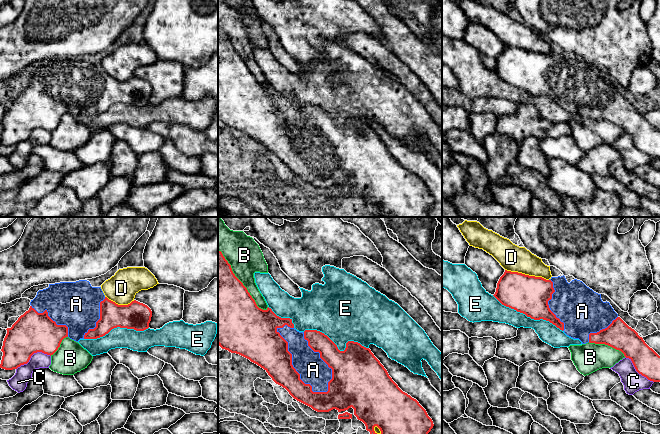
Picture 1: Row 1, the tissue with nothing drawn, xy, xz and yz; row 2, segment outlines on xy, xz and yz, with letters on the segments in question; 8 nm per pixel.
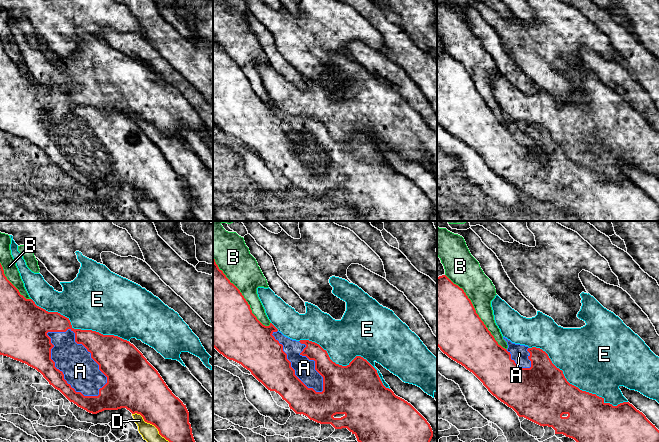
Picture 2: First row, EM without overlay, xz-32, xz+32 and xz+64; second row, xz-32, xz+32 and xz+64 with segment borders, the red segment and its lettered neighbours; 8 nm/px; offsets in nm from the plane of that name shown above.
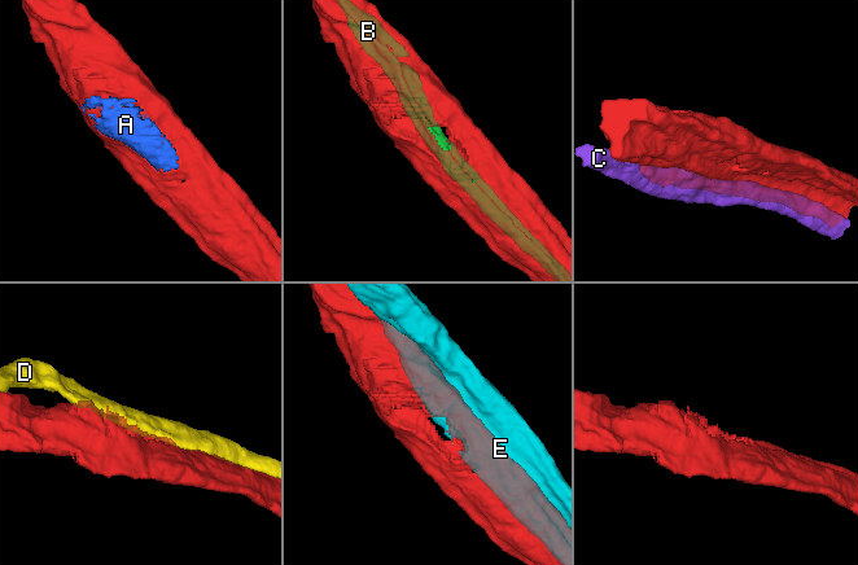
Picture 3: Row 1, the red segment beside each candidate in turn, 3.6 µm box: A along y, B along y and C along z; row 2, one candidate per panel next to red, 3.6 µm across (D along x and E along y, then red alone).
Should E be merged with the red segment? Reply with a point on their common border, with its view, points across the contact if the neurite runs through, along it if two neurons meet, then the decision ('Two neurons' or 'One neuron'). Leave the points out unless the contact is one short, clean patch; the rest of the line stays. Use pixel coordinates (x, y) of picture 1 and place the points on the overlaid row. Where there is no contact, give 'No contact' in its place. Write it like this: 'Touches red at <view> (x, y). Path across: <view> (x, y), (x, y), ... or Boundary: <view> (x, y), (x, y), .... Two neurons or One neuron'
Touches red at xz (337, 347). Two neurons

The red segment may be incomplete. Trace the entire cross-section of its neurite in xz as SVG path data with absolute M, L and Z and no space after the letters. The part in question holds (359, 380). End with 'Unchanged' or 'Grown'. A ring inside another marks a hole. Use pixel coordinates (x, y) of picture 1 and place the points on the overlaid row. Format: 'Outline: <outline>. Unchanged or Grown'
Outline: M218 250L218 345L225 350L228 350L231 353L239 354L251 362L257 364L261 368L263 368L268 375L272 378L272 380L285 388L289 394L296 399L297 401L311 407L313 410L317 412L329 412L333 409L336 409L338 412L348 410L349 408L354 409L354 415L358 420L362 421L366 430L370 432L370 434L377 434L374 431L374 427L377 426L381 434L428 434L433 428L434 424L432 419L428 416L426 410L419 404L419 402L412 398L407 393L403 392L398 385L392 380L389 376L387 370L380 363L380 361L374 356L369 348L362 346L358 342L348 341L346 343L346 348L344 351L340 351L337 345L324 333L317 330L305 330L304 332L299 332L294 328L294 324L292 323L292 319L290 318L281 318L277 316L271 308L267 308L263 310L259 308L252 298L247 288L243 285L243 283L235 276L232 271L231 265L223 256L222 252Z. Grown

